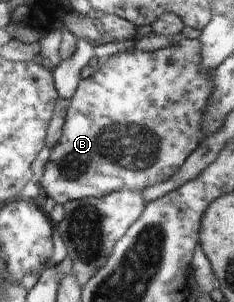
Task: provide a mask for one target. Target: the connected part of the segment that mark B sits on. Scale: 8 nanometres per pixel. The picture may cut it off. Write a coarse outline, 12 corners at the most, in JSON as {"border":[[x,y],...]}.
{"border":[[201,41],[94,63],[37,183],[167,181],[215,88]]}

